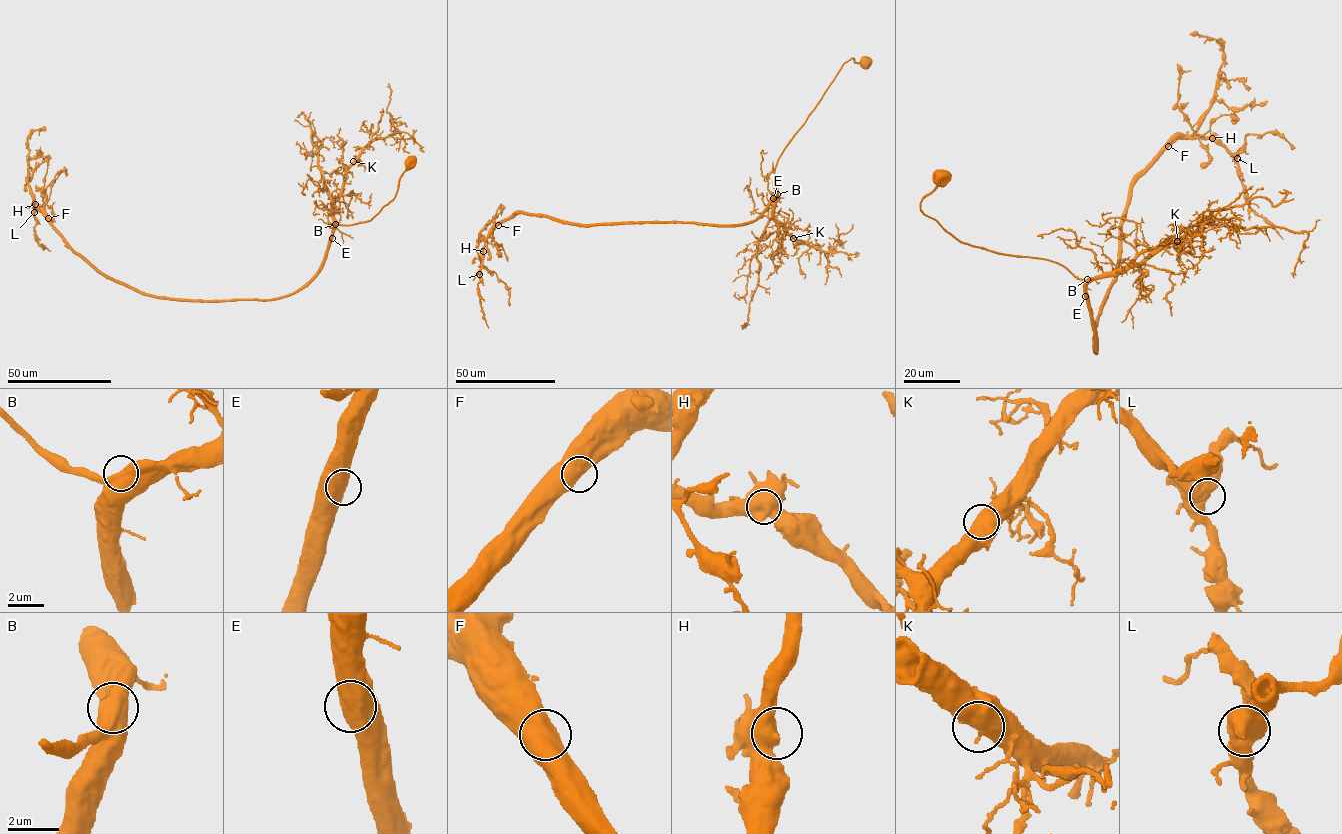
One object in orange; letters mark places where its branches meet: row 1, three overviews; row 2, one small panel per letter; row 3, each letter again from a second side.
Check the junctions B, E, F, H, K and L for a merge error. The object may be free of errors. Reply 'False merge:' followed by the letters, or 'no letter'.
False merge: no letter

